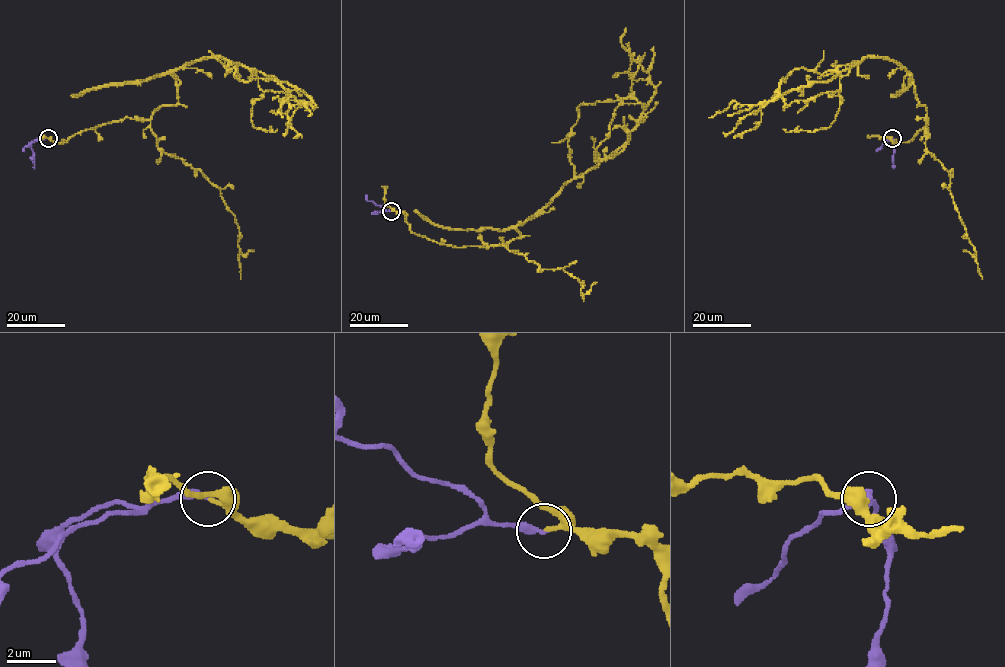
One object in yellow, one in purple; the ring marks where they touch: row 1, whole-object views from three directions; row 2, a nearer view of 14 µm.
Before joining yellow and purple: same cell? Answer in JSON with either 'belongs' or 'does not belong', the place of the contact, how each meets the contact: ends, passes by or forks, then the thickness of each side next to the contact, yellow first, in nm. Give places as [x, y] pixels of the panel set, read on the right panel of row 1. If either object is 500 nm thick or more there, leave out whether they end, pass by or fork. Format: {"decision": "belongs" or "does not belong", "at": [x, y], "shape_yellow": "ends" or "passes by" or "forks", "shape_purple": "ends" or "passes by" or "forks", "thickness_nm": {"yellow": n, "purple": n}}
{"decision": "belongs", "at": [892, 138], "shape_yellow": "ends", "shape_purple": "ends", "thickness_nm": {"yellow": 200, "purple": 300}}

